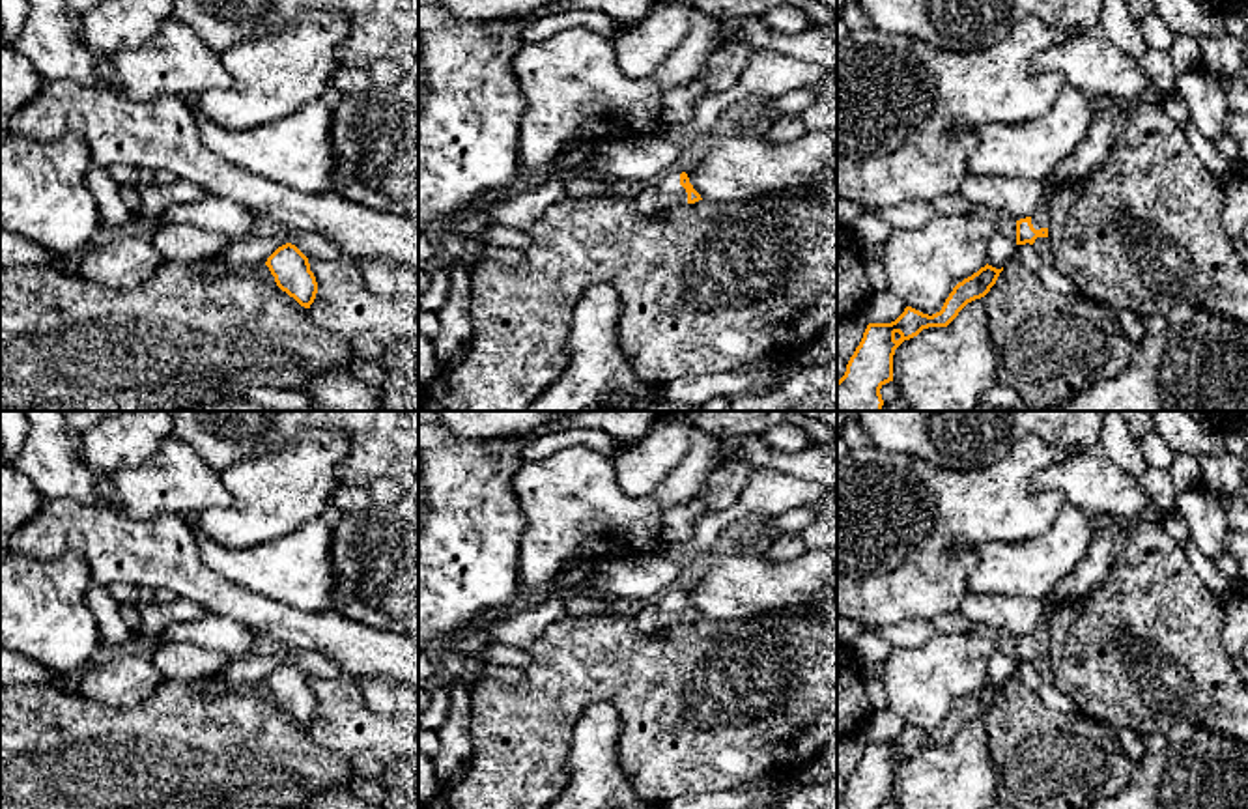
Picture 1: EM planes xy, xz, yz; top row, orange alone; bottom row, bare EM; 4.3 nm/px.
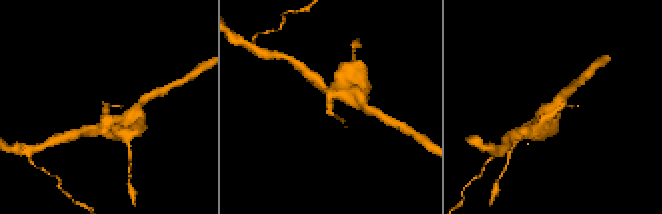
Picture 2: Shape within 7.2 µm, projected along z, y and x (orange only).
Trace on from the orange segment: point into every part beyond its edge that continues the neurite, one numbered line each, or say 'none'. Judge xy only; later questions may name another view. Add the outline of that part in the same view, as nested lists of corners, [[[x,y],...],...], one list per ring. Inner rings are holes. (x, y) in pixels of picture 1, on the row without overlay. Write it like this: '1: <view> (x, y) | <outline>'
none

